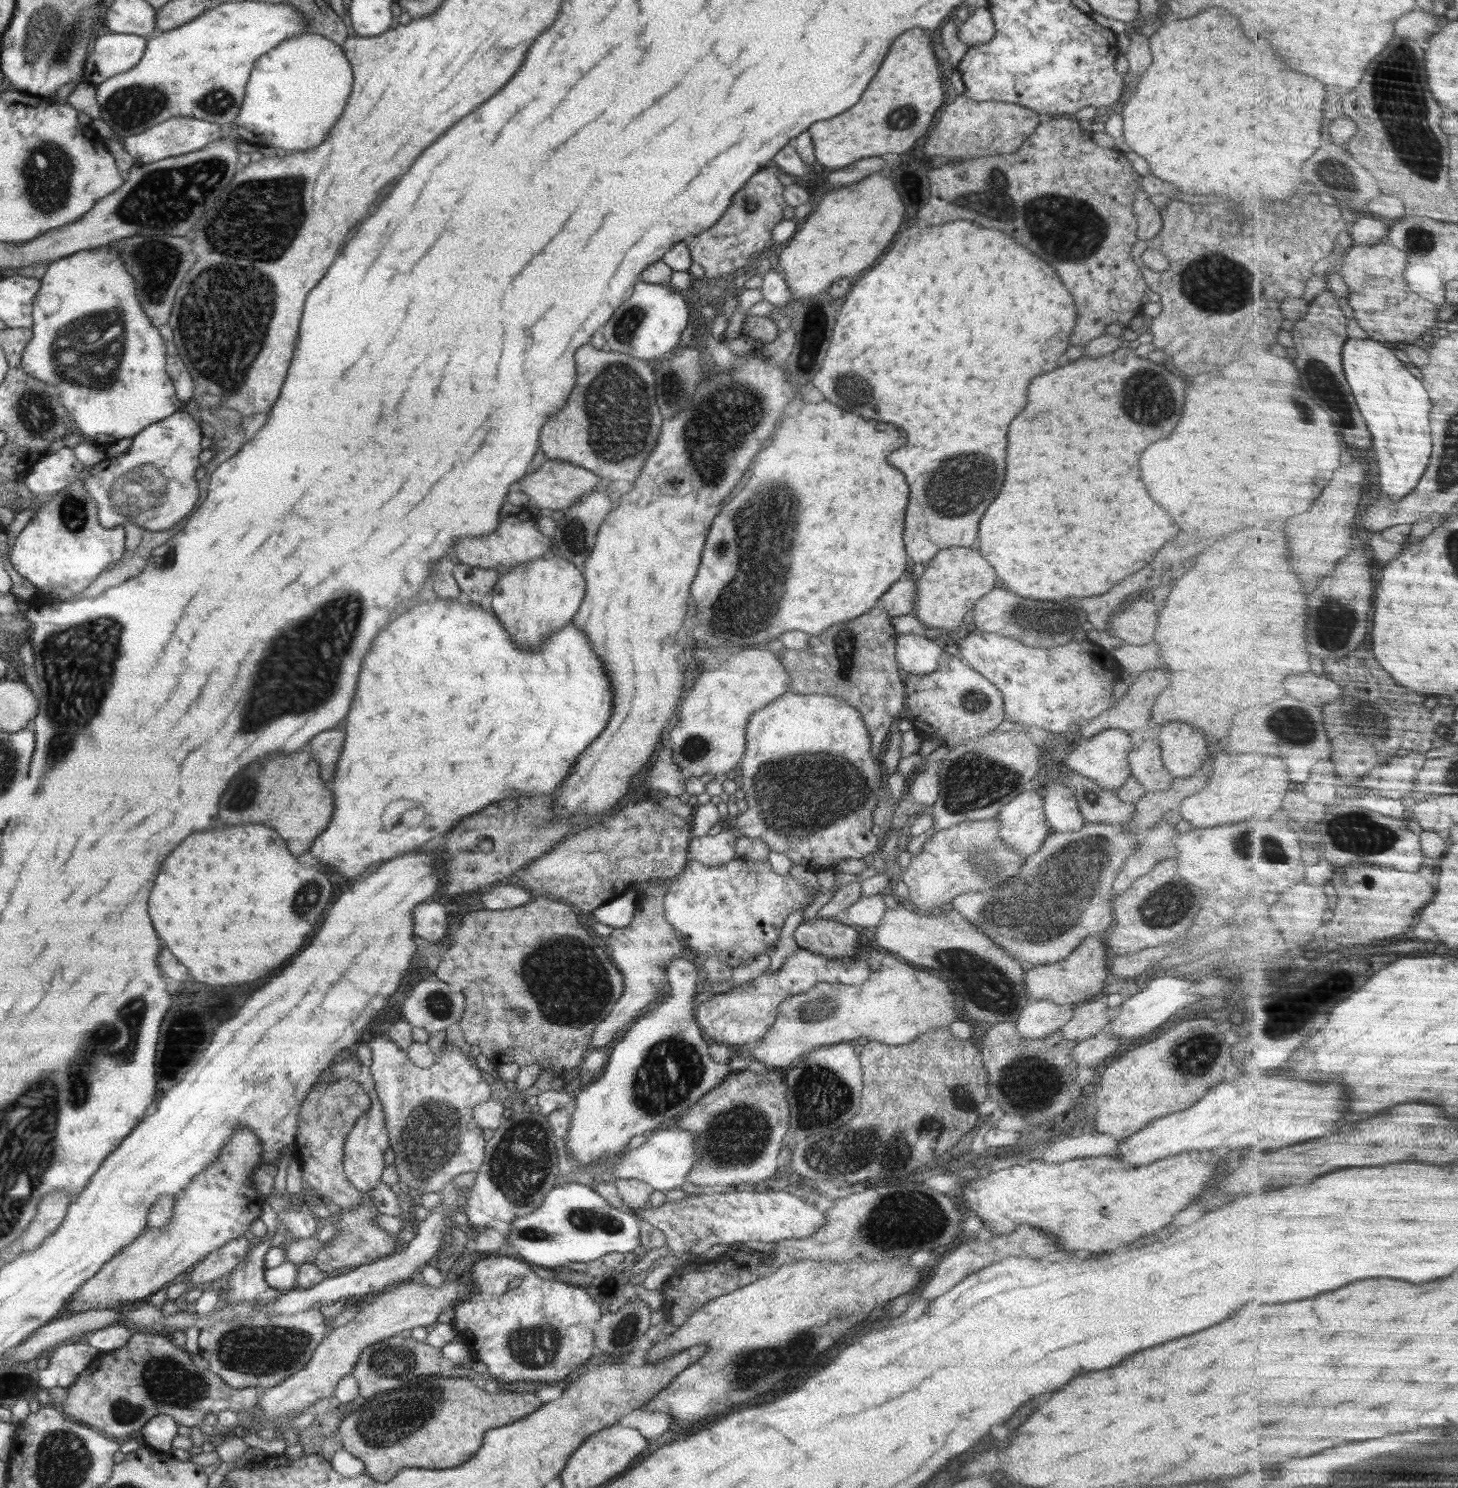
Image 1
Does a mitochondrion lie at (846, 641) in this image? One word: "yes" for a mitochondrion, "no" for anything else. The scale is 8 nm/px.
yes

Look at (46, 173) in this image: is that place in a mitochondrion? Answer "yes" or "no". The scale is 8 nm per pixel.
yes

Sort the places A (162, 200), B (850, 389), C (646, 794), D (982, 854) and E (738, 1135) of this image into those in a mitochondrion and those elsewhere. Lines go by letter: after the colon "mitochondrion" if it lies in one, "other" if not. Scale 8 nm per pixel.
A: mitochondrion
B: mitochondrion
C: other
D: mitochondrion
E: mitochondrion

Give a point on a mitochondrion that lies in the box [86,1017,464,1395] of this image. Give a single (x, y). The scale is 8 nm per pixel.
(251, 1351)

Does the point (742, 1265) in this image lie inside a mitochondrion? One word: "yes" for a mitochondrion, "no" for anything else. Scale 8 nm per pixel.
no

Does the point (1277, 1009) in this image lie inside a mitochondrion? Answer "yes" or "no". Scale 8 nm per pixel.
no

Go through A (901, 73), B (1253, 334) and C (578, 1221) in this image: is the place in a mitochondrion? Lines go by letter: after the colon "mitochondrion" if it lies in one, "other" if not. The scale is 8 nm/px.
A: other
B: other
C: mitochondrion

